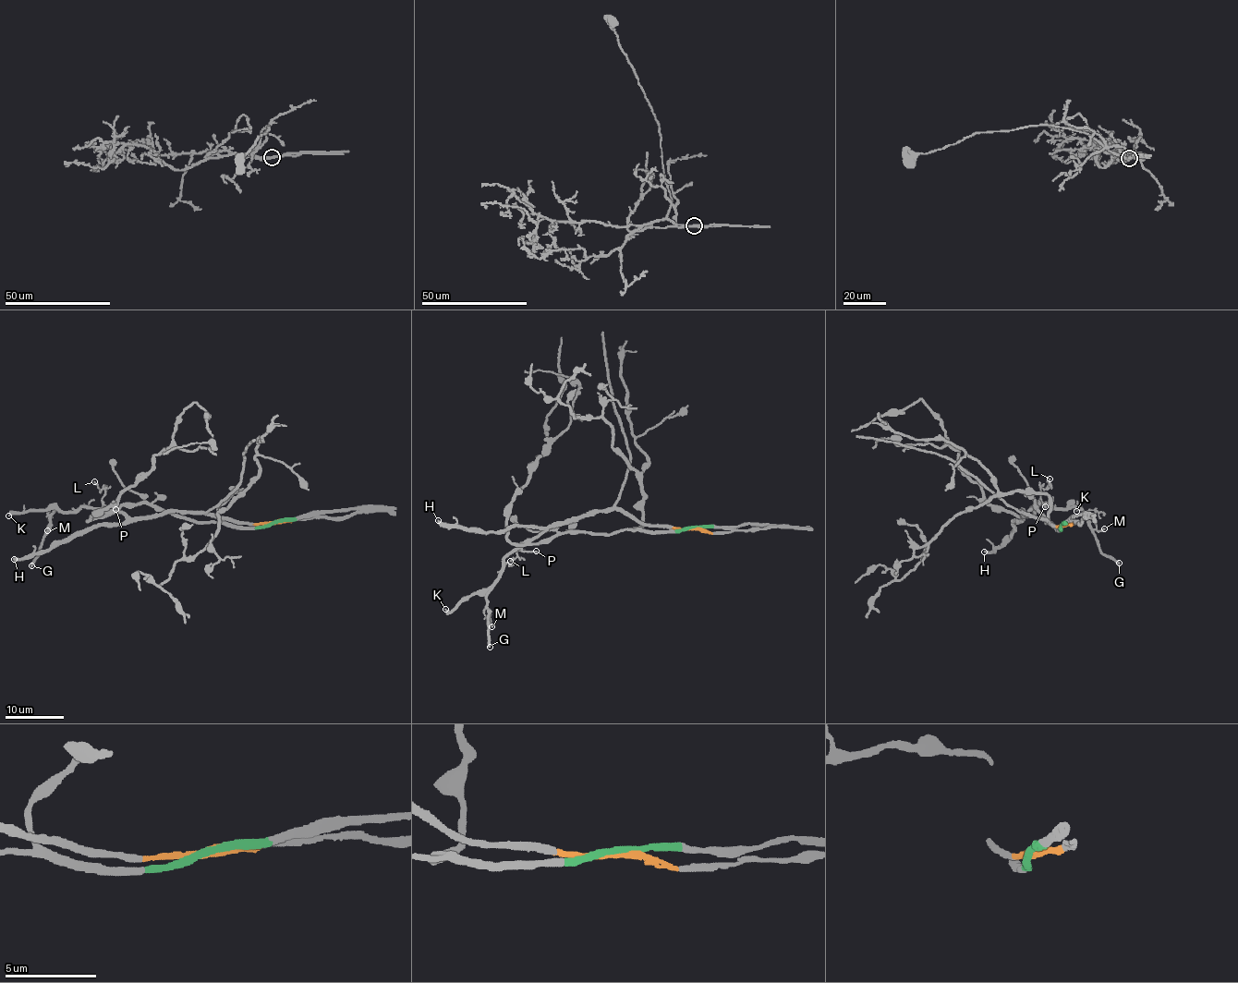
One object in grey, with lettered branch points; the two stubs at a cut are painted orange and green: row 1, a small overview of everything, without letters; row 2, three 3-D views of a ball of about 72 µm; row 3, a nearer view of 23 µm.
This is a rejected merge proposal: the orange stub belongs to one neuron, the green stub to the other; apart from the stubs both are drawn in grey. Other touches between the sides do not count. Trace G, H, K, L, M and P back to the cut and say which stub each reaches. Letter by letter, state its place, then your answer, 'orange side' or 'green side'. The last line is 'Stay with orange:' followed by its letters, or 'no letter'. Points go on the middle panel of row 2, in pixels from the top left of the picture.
G: (490, 647) | orange side
H: (438, 520) | orange side
K: (445, 609) | orange side
L: (510, 561) | orange side
M: (491, 626) | orange side
P: (536, 551) | orange side
Stay with orange: G, H, K, L, M, P

